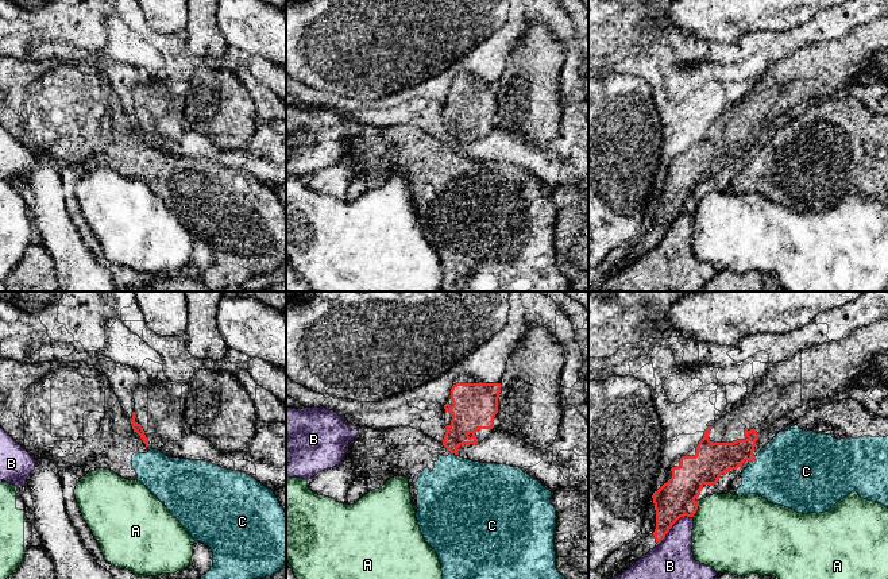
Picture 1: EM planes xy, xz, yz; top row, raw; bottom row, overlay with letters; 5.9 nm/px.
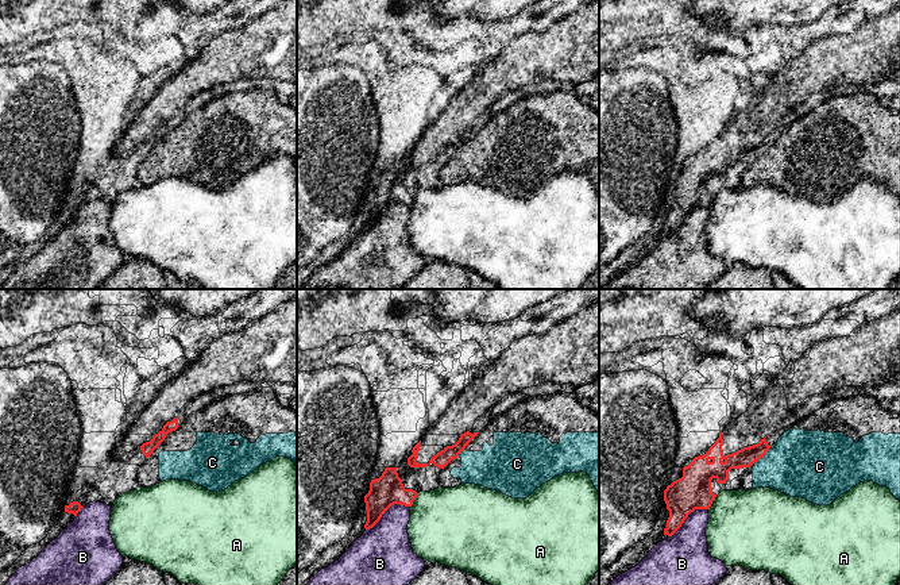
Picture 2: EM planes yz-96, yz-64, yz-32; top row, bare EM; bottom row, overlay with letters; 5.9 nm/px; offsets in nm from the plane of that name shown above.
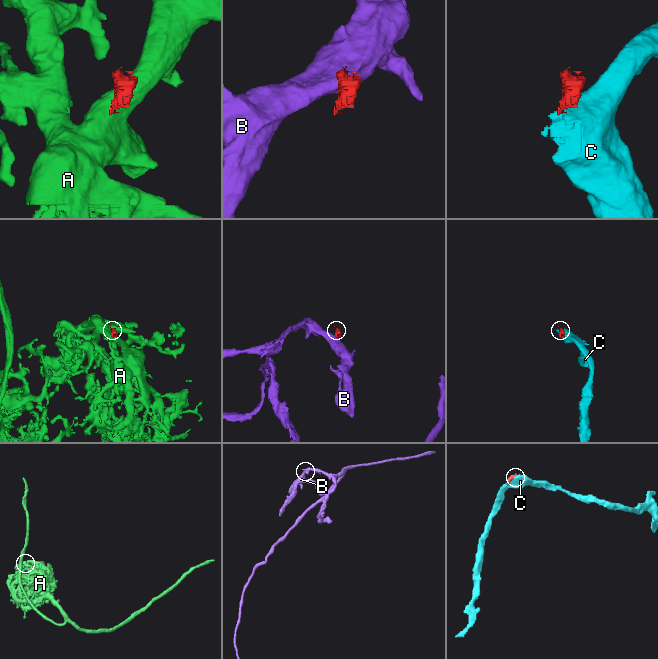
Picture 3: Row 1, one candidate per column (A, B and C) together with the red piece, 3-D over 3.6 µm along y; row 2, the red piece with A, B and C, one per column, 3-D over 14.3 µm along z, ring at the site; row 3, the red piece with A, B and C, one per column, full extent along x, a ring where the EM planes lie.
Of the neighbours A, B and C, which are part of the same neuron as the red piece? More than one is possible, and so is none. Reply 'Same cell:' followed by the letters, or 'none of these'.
Same cell: none of these

